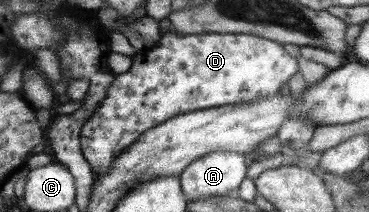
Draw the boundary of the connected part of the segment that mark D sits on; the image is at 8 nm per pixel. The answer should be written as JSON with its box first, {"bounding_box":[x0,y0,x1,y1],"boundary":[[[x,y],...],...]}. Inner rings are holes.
{"bounding_box":[82,33,300,177],"boundary":[[[161,33],[158,43],[132,58],[131,69],[116,75],[106,99],[86,121],[82,150],[87,162],[101,177],[111,161],[143,133],[172,117],[199,109],[249,104],[277,96],[281,85],[300,72],[300,65],[285,53],[283,43],[271,38],[231,33],[195,35]]]}

